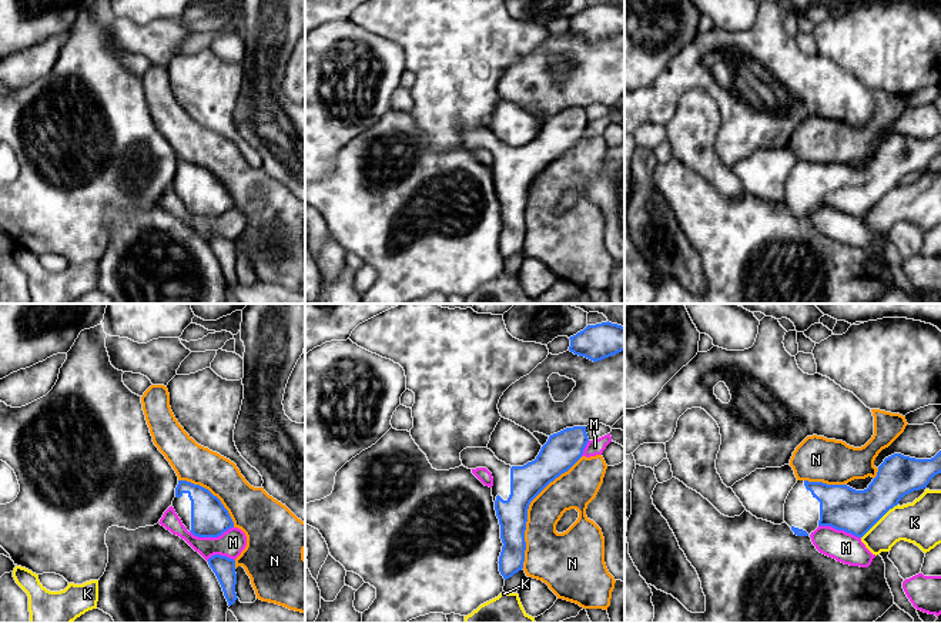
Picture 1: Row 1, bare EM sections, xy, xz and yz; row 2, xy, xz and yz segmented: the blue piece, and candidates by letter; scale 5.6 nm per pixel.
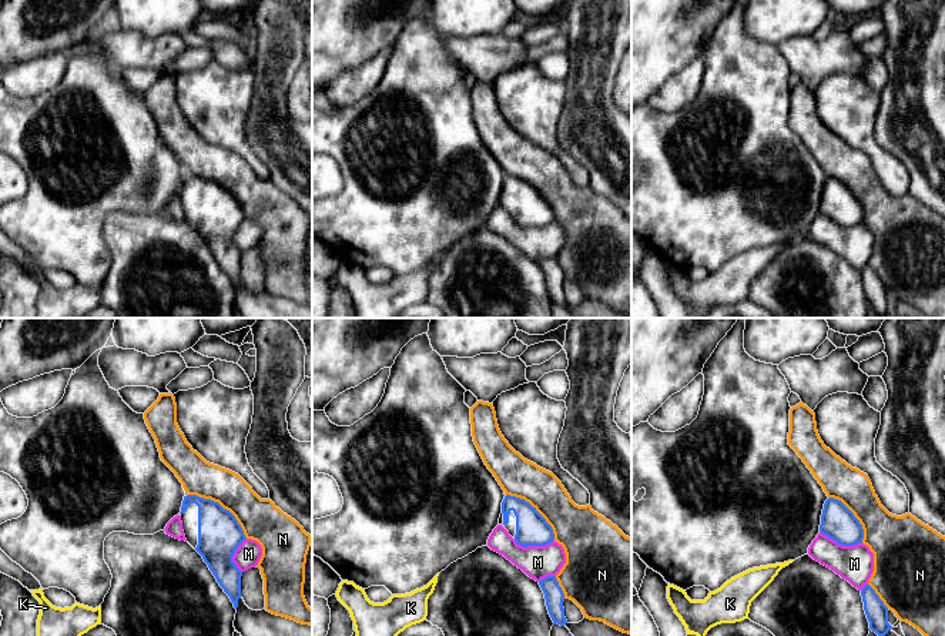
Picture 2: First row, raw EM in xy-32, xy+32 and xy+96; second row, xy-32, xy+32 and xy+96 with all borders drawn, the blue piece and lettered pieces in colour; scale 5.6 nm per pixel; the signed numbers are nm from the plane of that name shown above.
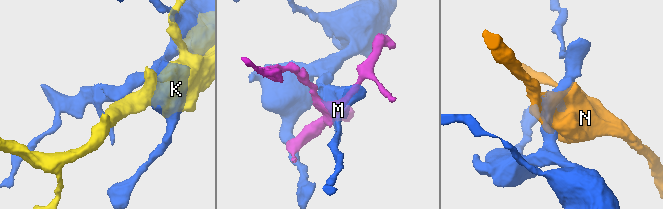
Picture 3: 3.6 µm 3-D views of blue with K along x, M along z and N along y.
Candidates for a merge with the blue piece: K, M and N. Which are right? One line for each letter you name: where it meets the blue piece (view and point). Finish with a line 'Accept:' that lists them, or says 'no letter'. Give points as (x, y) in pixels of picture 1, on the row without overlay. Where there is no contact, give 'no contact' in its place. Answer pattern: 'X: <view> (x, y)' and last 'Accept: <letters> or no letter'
Accept: no letter

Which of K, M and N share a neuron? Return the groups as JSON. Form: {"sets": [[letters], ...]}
{"sets": [["K"], ["M"], ["N"]]}

